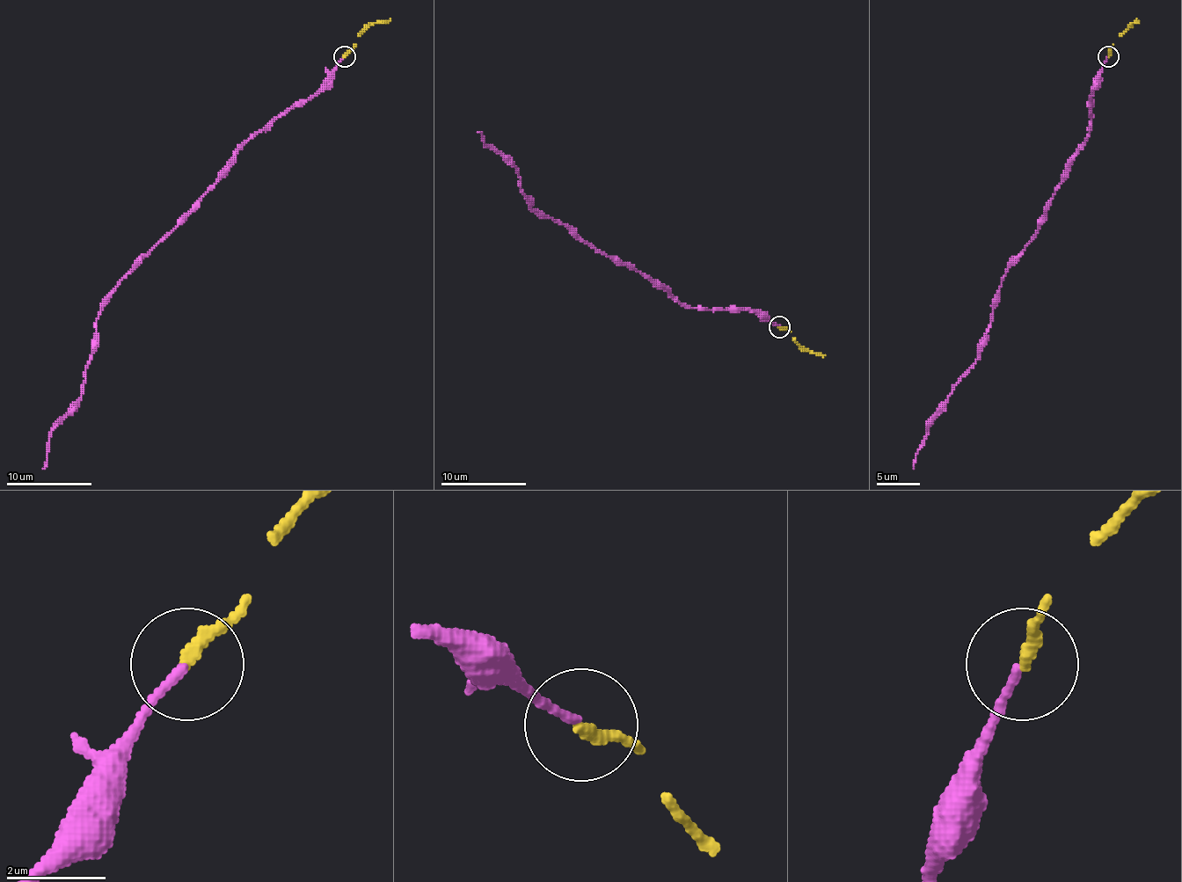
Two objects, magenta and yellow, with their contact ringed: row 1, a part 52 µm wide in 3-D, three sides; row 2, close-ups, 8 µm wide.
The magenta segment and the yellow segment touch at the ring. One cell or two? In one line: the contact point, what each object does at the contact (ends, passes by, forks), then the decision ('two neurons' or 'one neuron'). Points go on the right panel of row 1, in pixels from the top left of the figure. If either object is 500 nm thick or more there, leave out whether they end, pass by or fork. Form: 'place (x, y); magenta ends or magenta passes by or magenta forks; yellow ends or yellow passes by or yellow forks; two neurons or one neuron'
place (1108, 56); magenta ends; yellow ends; one neuron

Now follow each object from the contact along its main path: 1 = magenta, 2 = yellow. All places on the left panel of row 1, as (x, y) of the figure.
1: (345, 57), (313, 96), (252, 136), (229, 171), (120, 282), (96, 321), (83, 391), (51, 432), (42, 469)
2: (345, 57), (367, 27), (390, 18)

